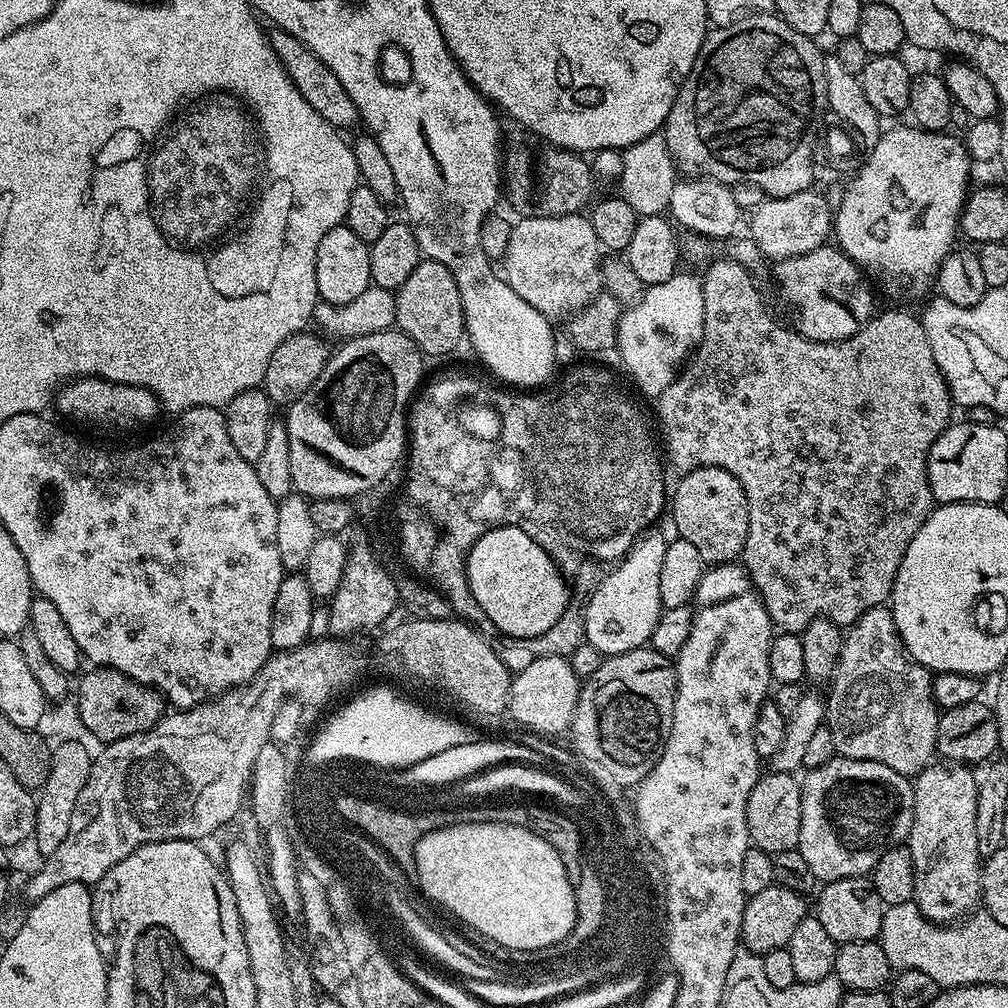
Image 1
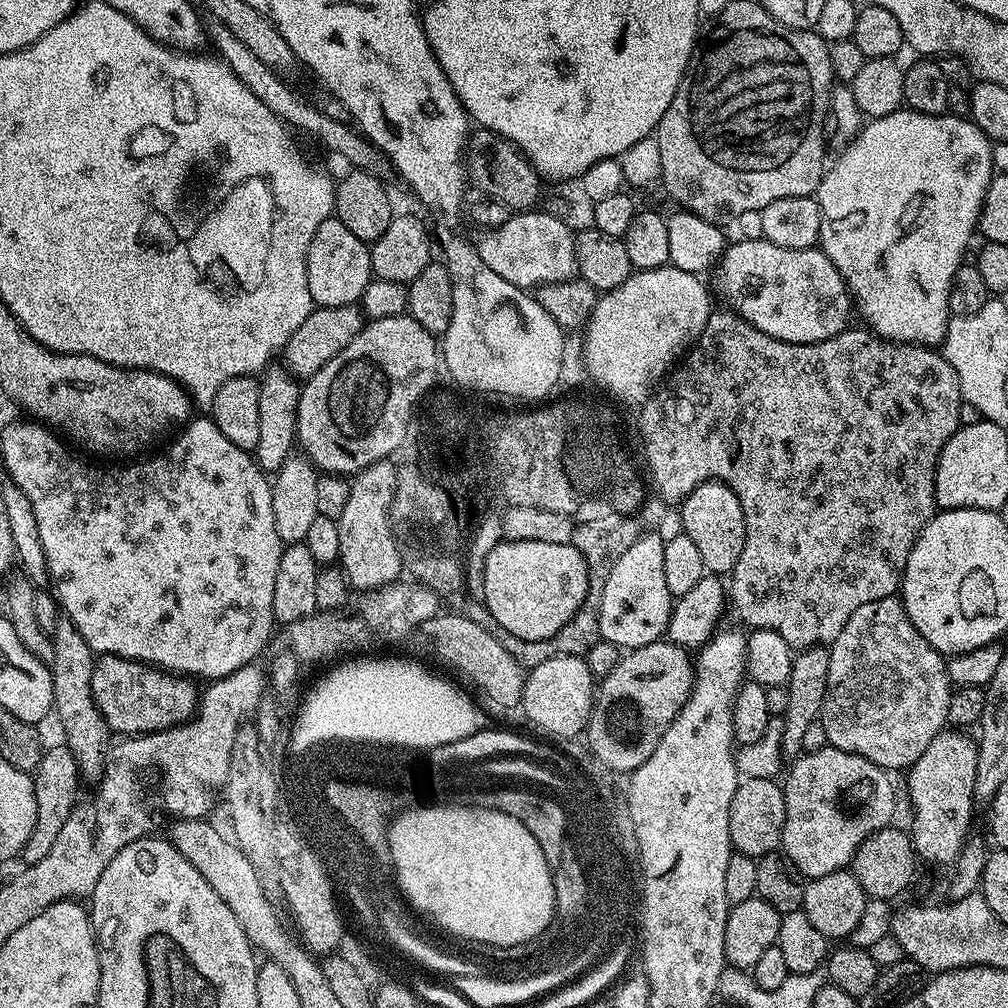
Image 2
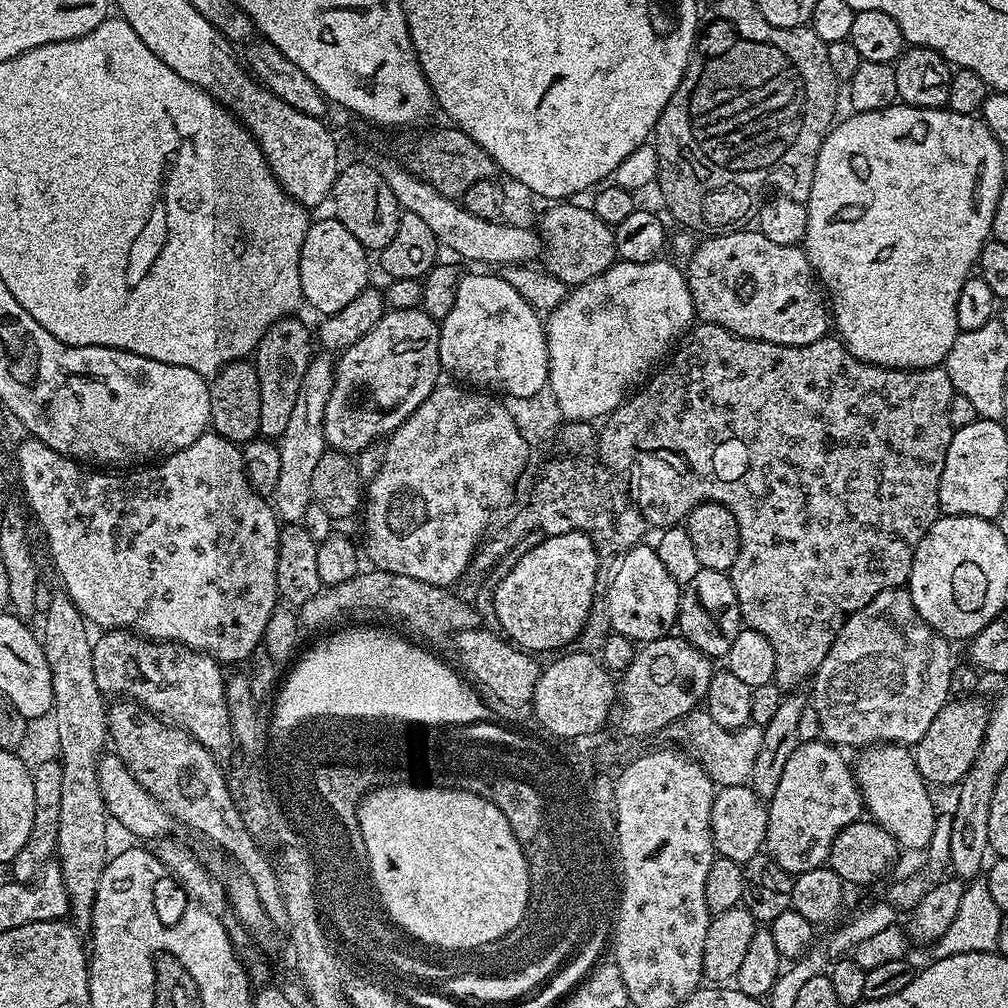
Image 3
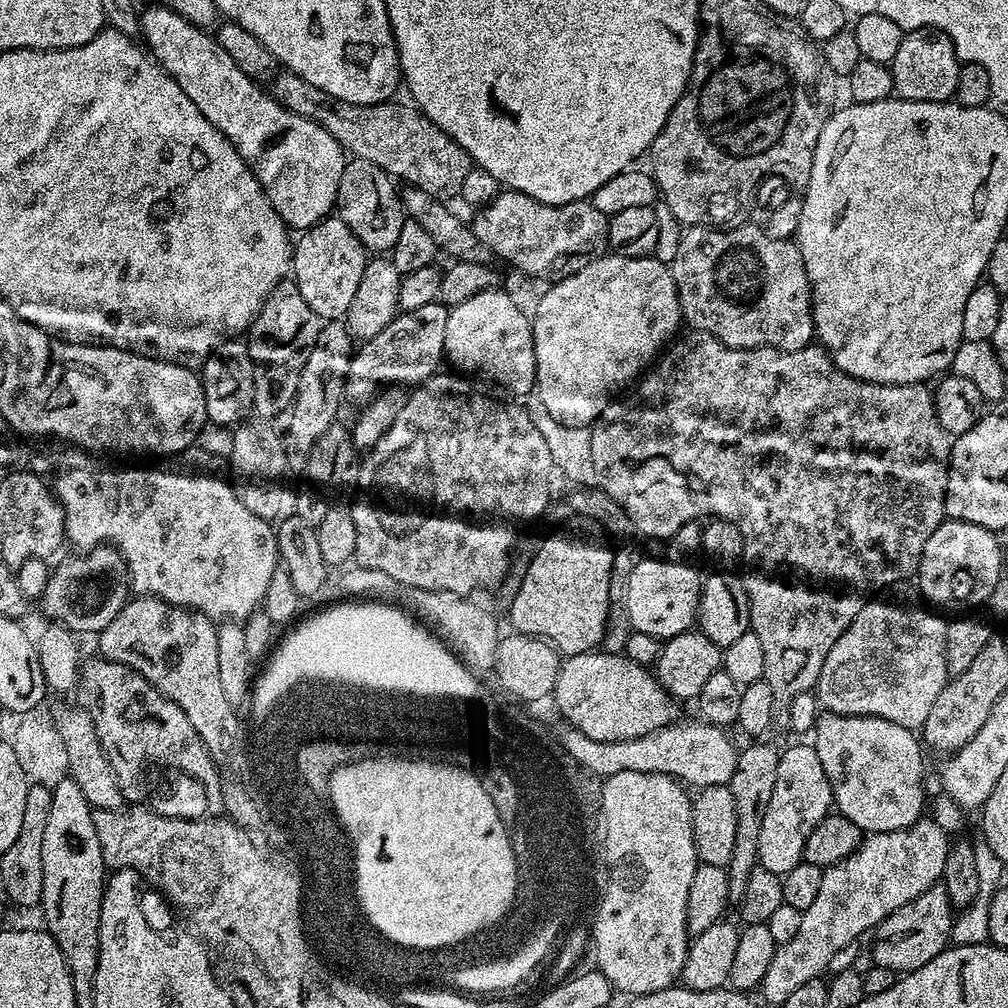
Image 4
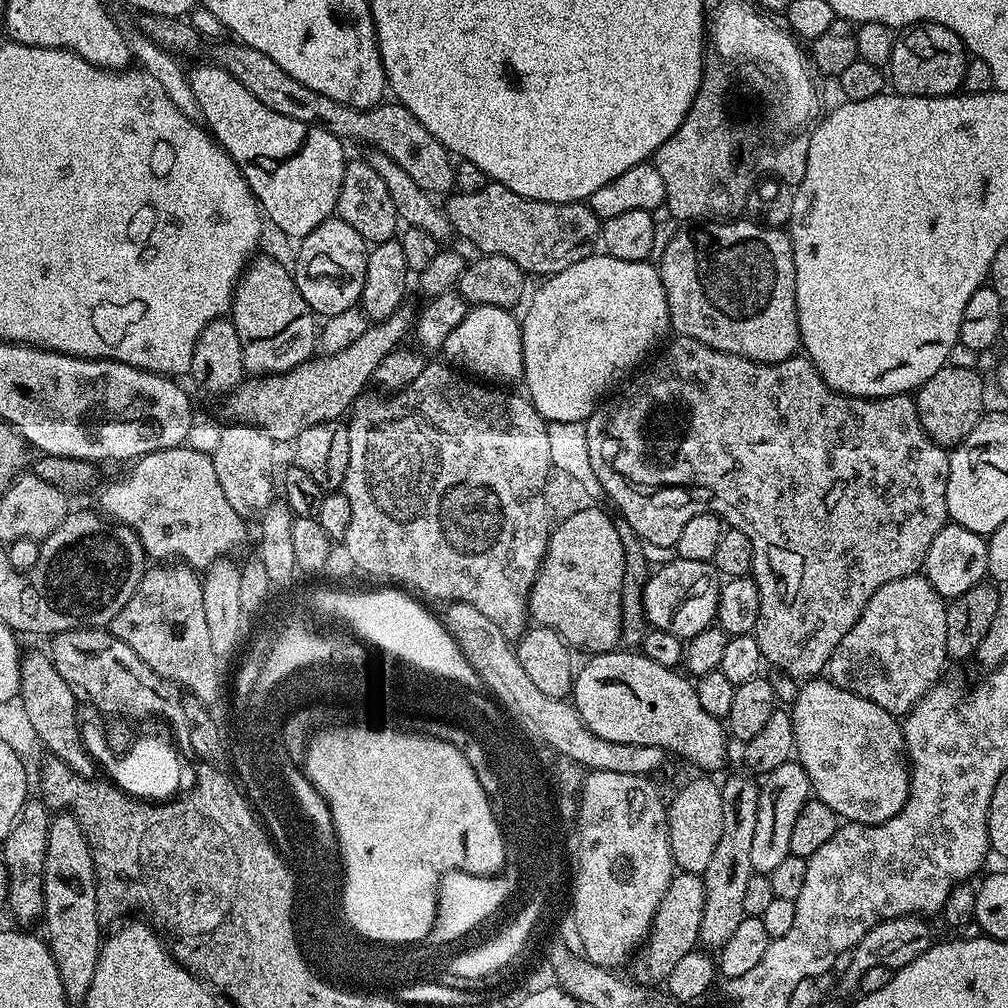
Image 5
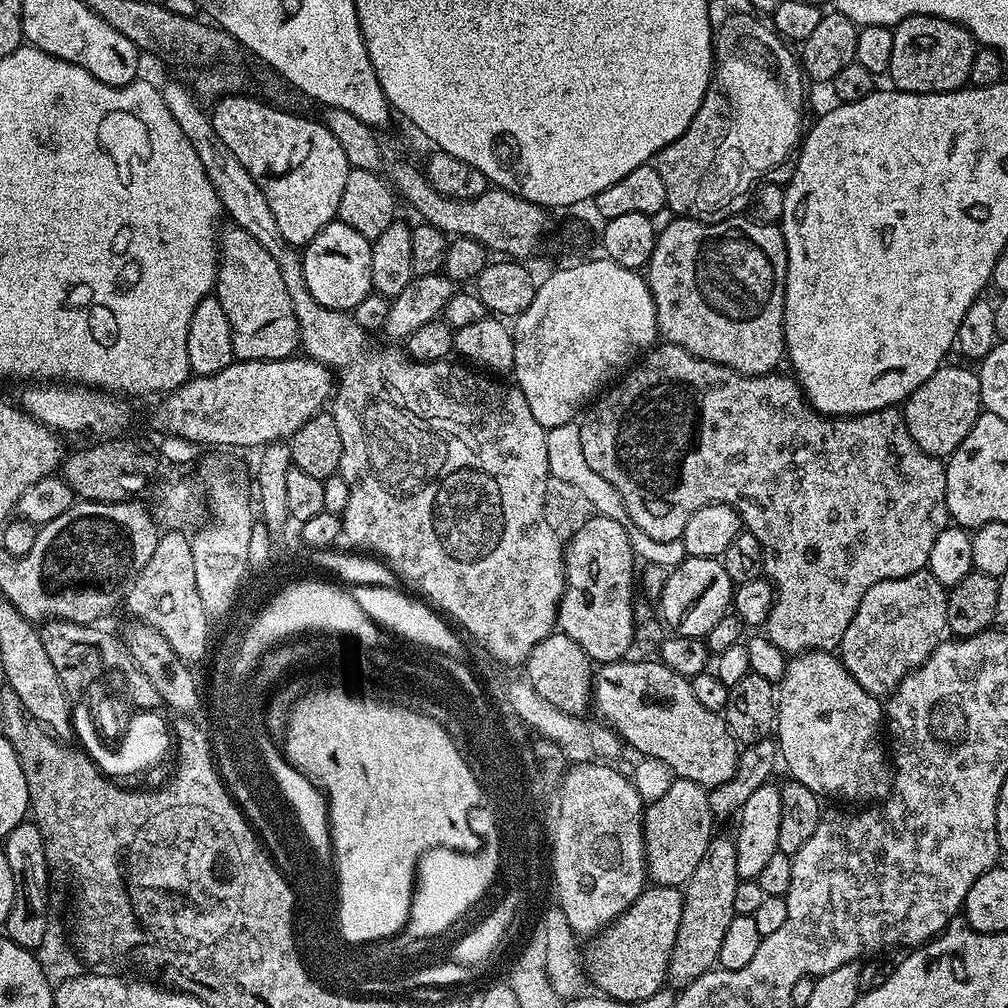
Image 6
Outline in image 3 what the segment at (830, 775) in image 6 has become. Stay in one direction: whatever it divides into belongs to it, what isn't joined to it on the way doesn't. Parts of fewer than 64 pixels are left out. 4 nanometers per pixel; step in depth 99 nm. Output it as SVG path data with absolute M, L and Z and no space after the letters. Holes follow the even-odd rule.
M881 744L863 749L859 756L854 771L867 815L888 831L901 849L923 853L934 835L936 808L932 804L930 785L918 770L915 755L902 744Z

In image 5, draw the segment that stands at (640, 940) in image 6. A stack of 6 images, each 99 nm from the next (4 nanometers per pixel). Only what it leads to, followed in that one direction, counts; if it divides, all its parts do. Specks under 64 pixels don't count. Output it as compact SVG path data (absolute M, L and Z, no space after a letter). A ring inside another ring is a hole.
M677 871L658 910L652 919L652 930L648 939L640 945L630 961L631 979L637 985L656 986L660 980L667 981L674 966L681 958L697 947L702 926L702 910L706 906L704 878L699 872Z

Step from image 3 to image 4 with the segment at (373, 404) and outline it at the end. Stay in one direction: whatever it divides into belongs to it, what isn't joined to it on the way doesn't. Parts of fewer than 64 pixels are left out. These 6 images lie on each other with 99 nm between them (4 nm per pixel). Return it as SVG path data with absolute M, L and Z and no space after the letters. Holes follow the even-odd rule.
M439 302L421 306L419 310L400 312L382 334L374 334L374 338L363 341L350 362L345 397L363 406L385 386L419 386L437 375L439 368L436 367L445 359L448 314L449 309Z

